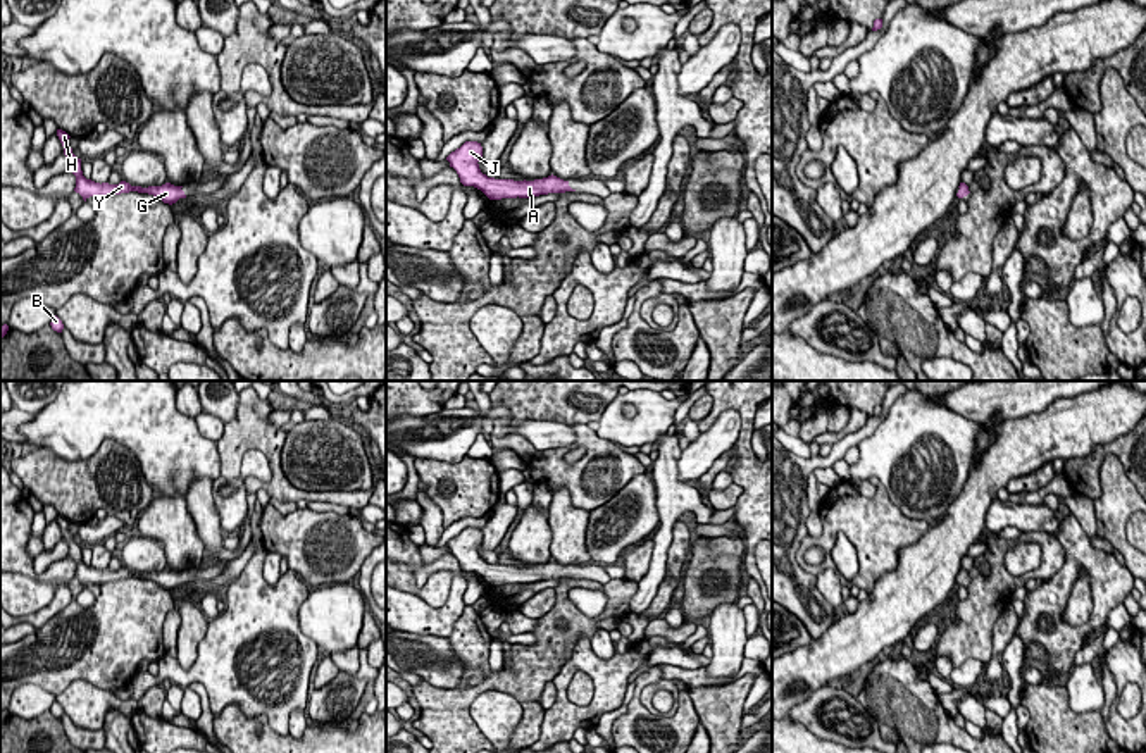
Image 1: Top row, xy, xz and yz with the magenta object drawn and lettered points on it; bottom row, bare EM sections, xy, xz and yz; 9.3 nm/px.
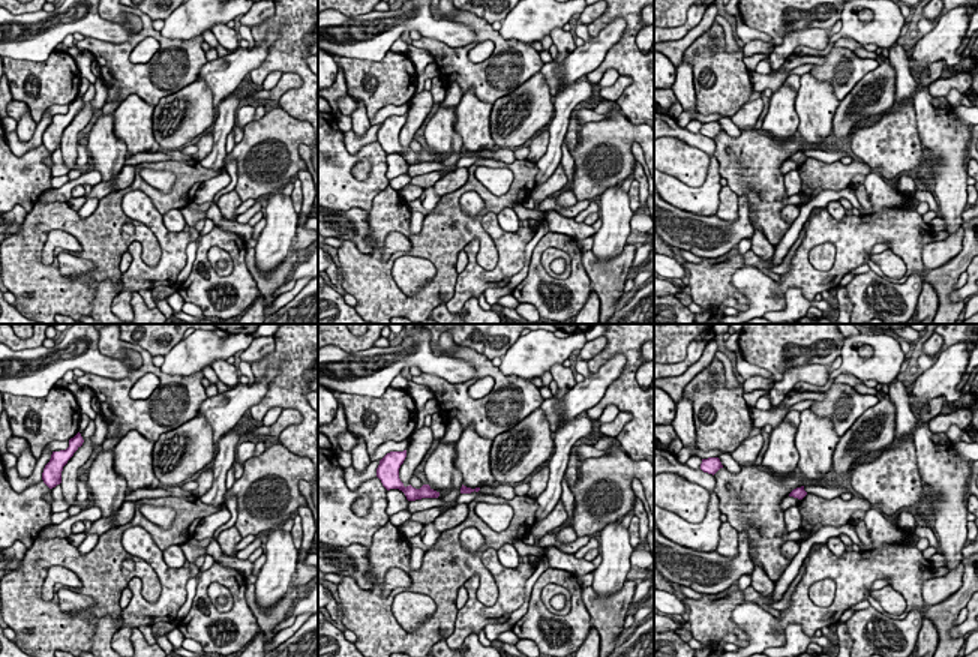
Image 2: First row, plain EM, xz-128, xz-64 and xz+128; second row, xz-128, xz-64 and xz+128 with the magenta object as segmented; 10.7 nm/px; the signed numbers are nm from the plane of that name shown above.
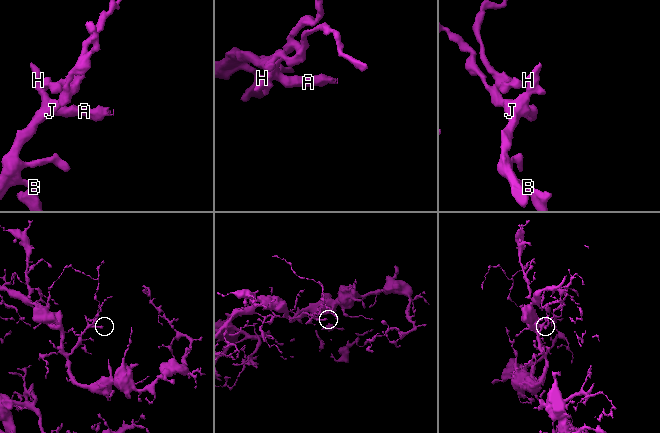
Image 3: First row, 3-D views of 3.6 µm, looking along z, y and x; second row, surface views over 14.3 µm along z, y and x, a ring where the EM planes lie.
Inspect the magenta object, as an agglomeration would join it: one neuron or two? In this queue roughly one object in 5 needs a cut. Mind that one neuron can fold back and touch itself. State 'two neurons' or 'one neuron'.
one neuron

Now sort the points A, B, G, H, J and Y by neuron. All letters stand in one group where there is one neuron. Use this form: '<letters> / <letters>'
A B G H J Y

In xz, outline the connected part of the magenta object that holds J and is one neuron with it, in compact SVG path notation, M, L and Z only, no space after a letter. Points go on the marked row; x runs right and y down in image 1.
M465 141L460 148L452 152L446 160L460 177L464 186L474 186L481 190L489 200L501 198L531 198L548 193L576 191L557 176L548 176L534 181L514 181L488 177L479 169L479 159L483 157L483 146L477 141Z

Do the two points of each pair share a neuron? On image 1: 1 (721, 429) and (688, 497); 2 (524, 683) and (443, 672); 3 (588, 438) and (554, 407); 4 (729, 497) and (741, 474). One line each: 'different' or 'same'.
1: different
2: different
3: different
4: different

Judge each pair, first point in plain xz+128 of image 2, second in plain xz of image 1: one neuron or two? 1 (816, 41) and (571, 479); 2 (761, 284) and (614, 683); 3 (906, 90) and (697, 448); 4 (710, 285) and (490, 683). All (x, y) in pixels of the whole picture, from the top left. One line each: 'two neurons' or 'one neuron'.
1: two neurons
2: one neuron
3: two neurons
4: one neuron

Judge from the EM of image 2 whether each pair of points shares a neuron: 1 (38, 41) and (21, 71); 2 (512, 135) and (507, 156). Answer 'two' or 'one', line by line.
1: two
2: two

